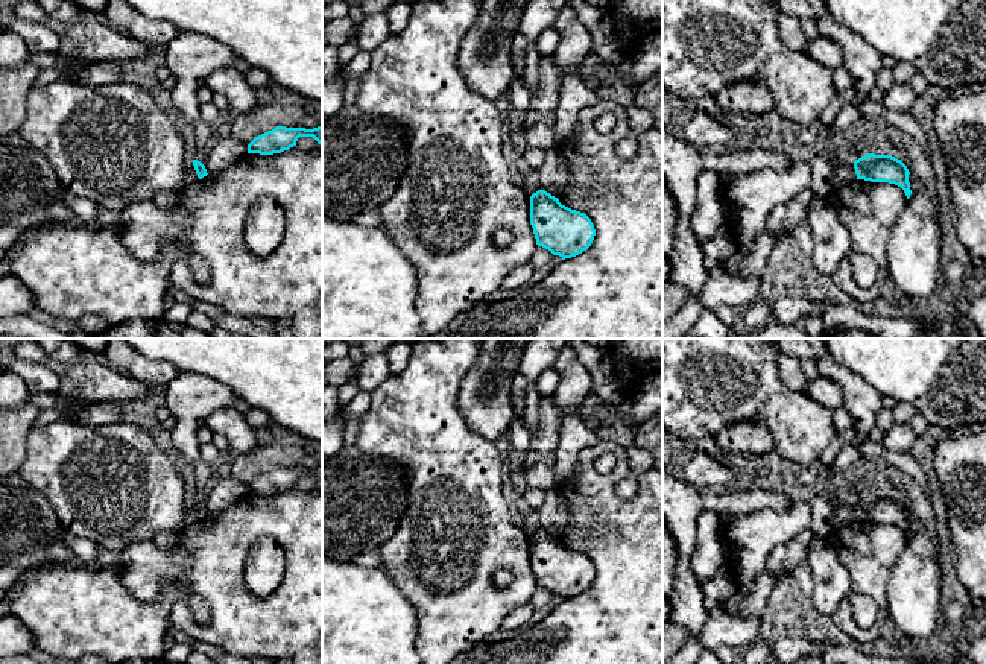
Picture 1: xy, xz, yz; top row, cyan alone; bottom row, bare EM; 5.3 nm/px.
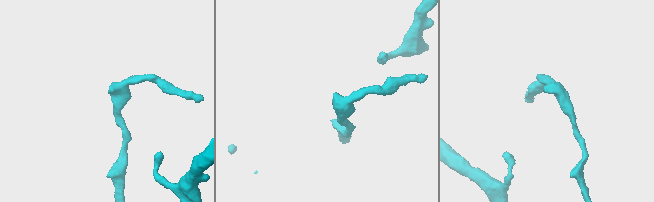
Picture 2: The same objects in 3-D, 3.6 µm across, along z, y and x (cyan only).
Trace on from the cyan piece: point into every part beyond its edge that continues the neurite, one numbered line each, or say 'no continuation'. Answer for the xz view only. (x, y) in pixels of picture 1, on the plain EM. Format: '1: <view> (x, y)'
no continuation

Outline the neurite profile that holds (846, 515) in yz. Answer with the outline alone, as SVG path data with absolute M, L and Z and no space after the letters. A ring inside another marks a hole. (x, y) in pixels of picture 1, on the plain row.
M851 503L848 507L840 509L833 515L831 526L833 529L837 529L854 521L858 521L858 520L854 509L854 503Z

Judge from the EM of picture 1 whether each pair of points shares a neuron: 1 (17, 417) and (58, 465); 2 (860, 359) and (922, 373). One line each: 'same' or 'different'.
1: different
2: same

